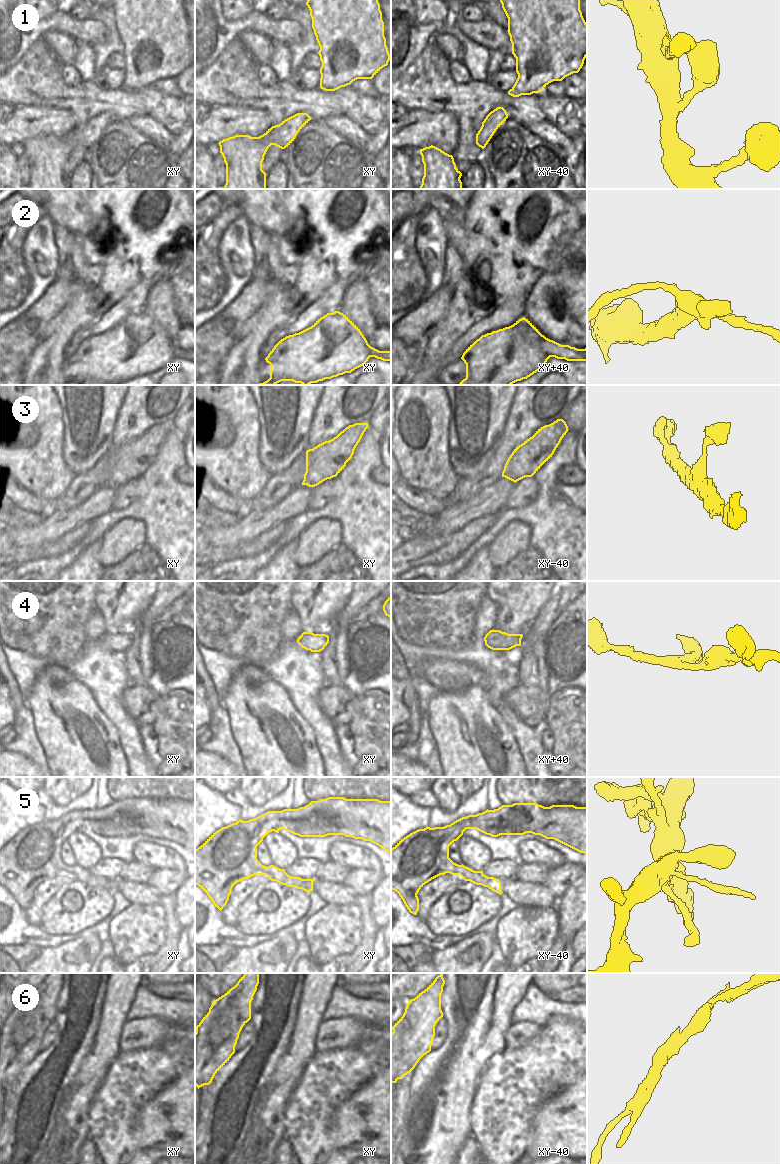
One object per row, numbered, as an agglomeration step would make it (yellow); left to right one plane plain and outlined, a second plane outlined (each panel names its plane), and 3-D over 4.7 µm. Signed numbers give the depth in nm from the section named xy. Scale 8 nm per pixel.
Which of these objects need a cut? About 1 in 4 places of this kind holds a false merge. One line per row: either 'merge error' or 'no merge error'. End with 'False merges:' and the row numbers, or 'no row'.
1: no merge error
2: merge error
3: no merge error
4: no merge error
5: no merge error
6: merge error
False merges: 2, 6

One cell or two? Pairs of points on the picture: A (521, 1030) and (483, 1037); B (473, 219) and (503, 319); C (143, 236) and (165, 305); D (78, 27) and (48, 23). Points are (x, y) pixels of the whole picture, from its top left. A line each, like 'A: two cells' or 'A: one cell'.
A: two cells
B: two cells
C: two cells
D: one cell

